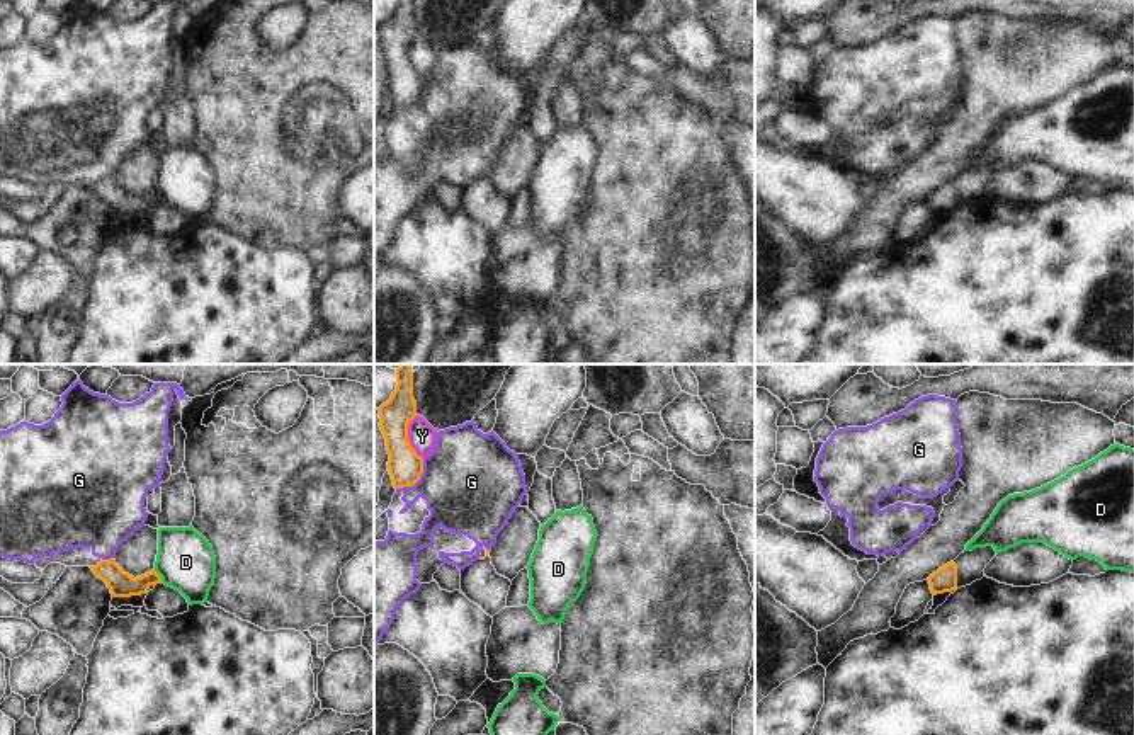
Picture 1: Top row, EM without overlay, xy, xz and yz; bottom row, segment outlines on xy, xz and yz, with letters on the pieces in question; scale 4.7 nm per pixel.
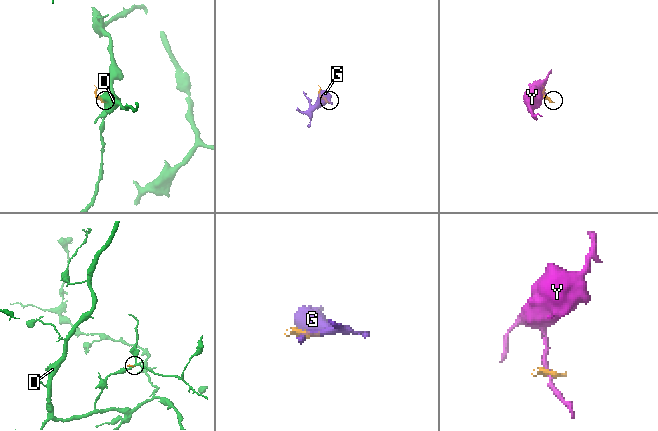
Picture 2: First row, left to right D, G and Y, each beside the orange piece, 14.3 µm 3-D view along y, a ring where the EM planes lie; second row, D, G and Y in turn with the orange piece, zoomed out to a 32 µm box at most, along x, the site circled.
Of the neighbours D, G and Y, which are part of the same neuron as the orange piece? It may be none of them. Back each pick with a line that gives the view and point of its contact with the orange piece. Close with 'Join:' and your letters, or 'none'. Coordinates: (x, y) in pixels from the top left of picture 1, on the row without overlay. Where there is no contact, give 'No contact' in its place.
Join: none

